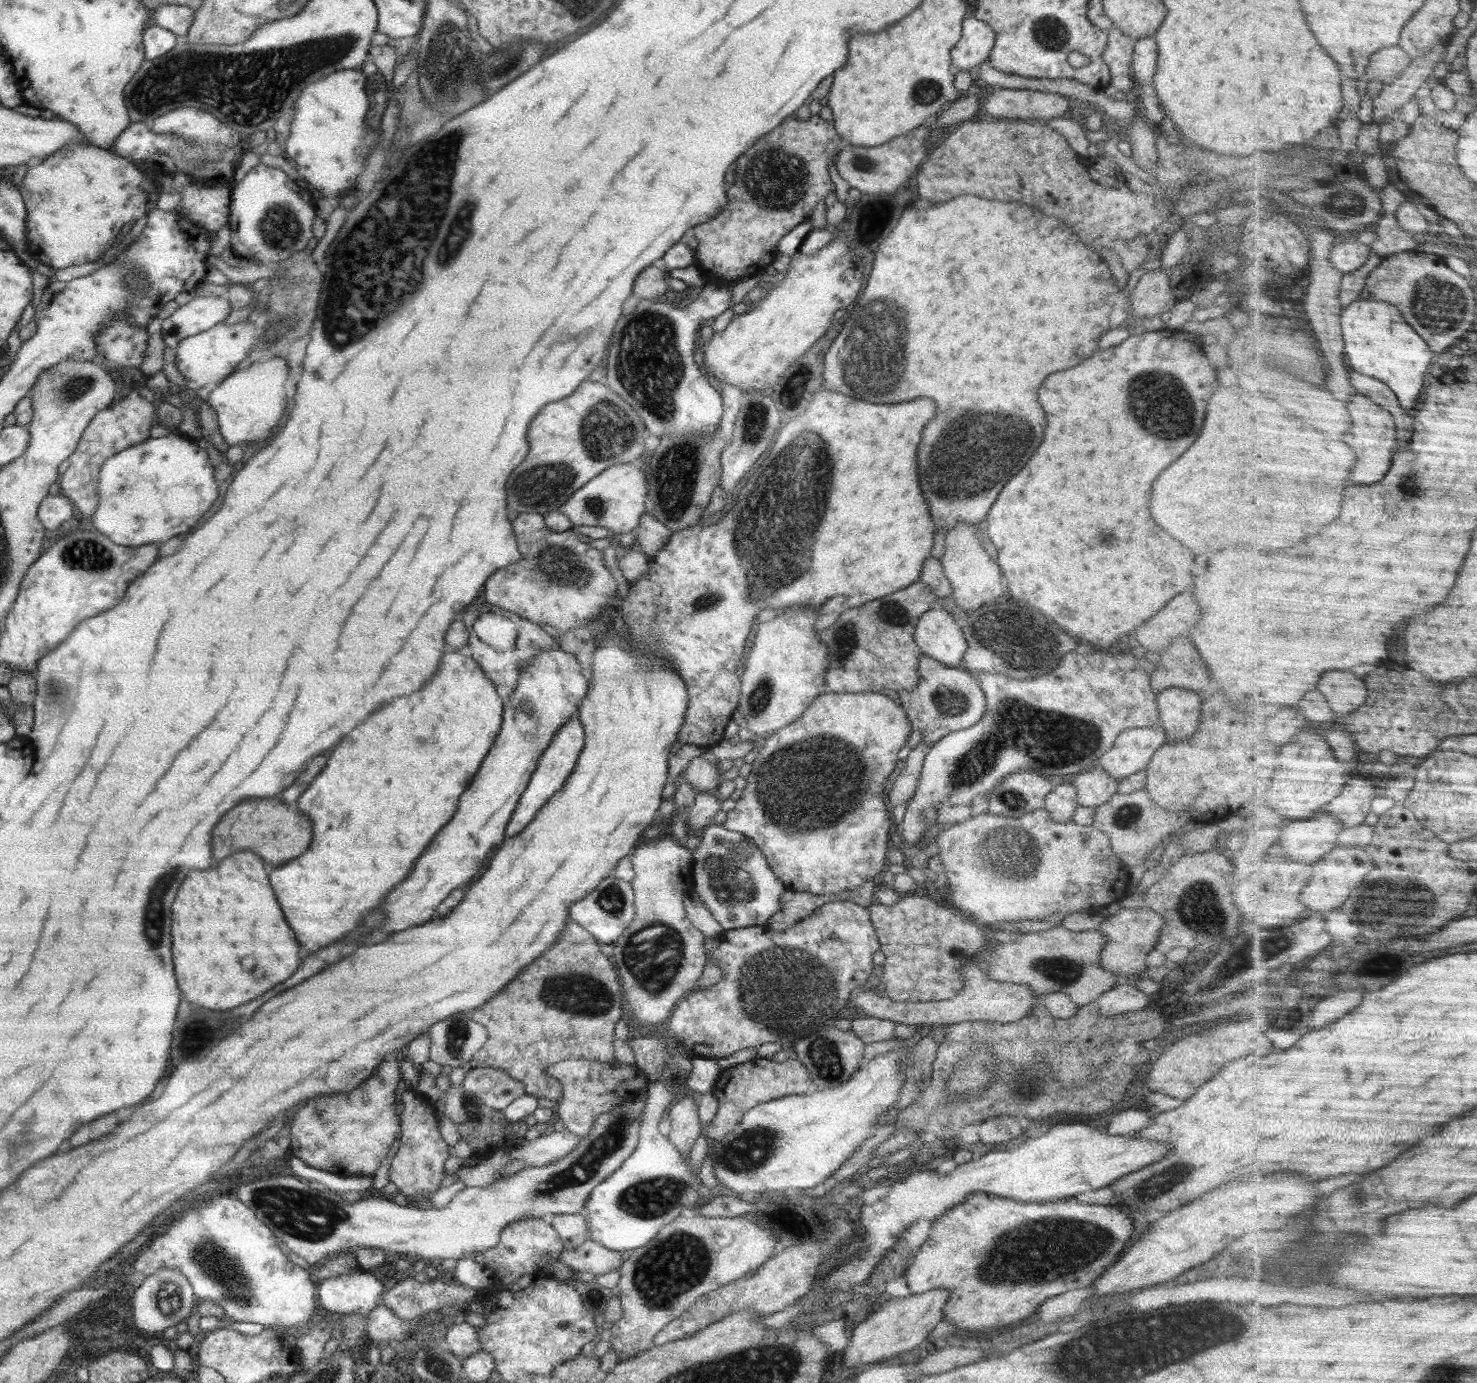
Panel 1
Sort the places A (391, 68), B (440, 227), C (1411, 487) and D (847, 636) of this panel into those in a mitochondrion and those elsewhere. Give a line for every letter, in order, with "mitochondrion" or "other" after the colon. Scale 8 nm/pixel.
A: other
B: mitochondrion
C: mitochondrion
D: mitochondrion

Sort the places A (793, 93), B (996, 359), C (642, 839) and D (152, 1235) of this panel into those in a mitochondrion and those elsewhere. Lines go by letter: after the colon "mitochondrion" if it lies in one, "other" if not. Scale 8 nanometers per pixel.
A: other
B: other
C: other
D: other

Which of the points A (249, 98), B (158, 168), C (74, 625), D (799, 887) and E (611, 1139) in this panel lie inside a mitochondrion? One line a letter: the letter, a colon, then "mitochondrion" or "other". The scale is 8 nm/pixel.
A: mitochondrion
B: other
C: other
D: other
E: mitochondrion

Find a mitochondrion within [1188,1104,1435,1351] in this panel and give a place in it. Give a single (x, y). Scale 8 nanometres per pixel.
(1359, 1200)

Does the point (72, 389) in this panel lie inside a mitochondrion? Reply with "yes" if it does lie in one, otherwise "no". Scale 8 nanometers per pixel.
yes

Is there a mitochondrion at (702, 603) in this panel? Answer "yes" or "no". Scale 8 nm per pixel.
yes

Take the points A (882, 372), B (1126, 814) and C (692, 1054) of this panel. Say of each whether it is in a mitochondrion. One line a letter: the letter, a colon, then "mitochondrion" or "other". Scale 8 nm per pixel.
A: mitochondrion
B: mitochondrion
C: other

